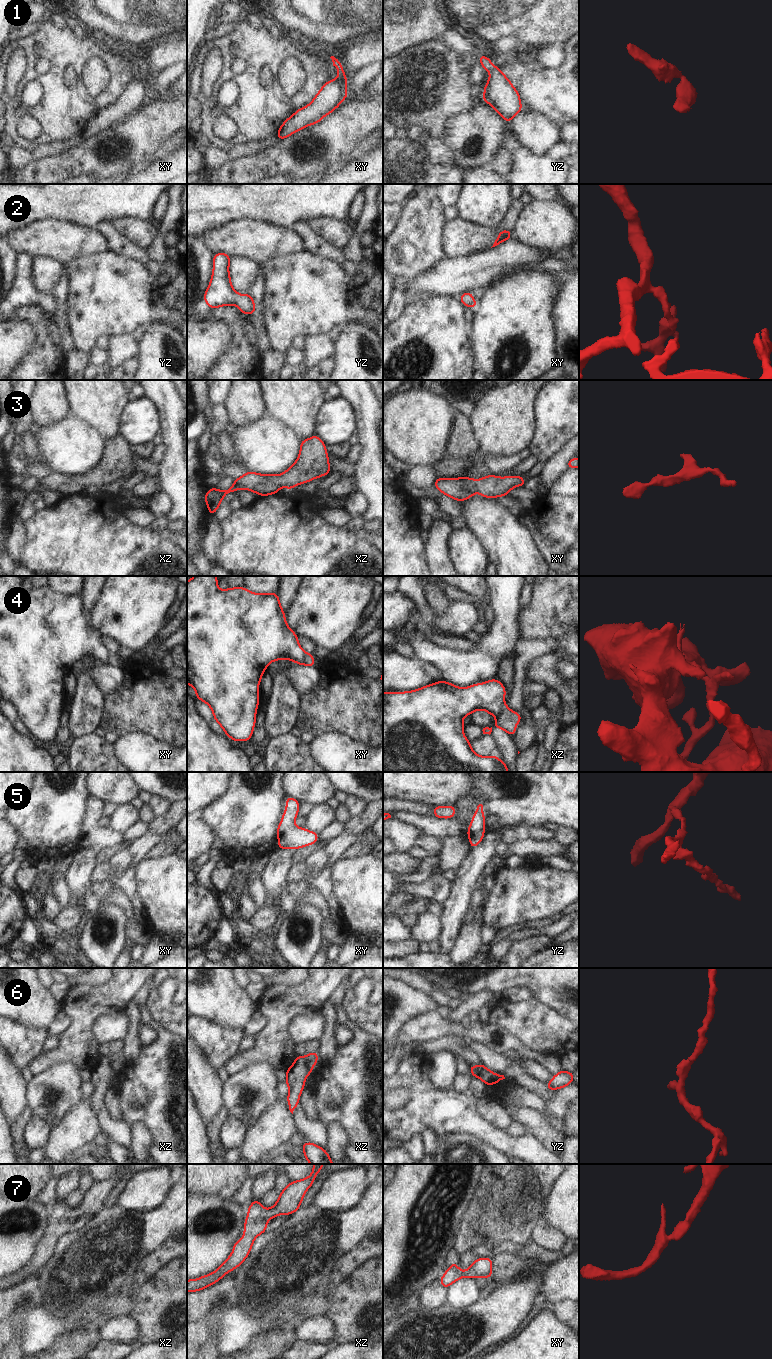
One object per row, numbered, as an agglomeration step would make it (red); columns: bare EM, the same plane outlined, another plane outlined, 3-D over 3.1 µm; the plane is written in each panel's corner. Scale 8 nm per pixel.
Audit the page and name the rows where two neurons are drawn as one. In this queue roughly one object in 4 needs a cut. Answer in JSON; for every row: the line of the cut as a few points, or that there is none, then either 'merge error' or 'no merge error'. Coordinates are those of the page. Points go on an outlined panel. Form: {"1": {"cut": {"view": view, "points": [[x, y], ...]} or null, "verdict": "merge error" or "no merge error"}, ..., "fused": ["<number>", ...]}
{"1": {"cut": null, "verdict": "no merge error"}, "2": {"cut": null, "verdict": "no merge error"}, "3": {"cut": null, "verdict": "no merge error"}, "4": {"cut": {"view": "xz", "points": [[504, 703], [497, 716]]}, "verdict": "merge error"}, "5": {"cut": null, "verdict": "no merge error"}, "6": {"cut": {"view": "xz", "points": [[304, 1057], [312, 1065]]}, "verdict": "merge error"}, "7": {"cut": null, "verdict": "no merge error"}, "fused": ["4", "6"]}

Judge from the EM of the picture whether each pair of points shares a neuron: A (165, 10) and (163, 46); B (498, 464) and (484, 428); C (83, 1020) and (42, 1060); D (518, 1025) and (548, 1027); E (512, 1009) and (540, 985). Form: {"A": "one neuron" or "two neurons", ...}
{"A": "two neurons", "B": "two neurons", "C": "one neuron", "D": "one neuron", "E": "two neurons"}

